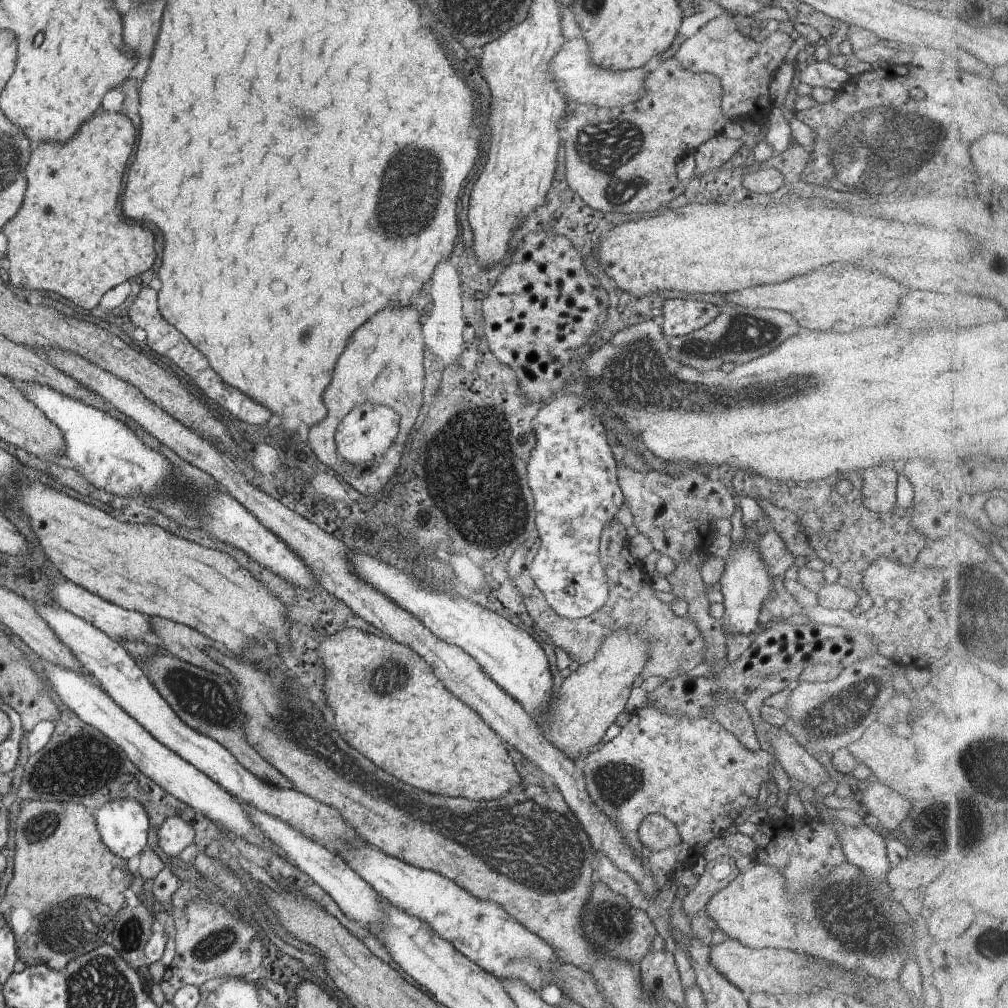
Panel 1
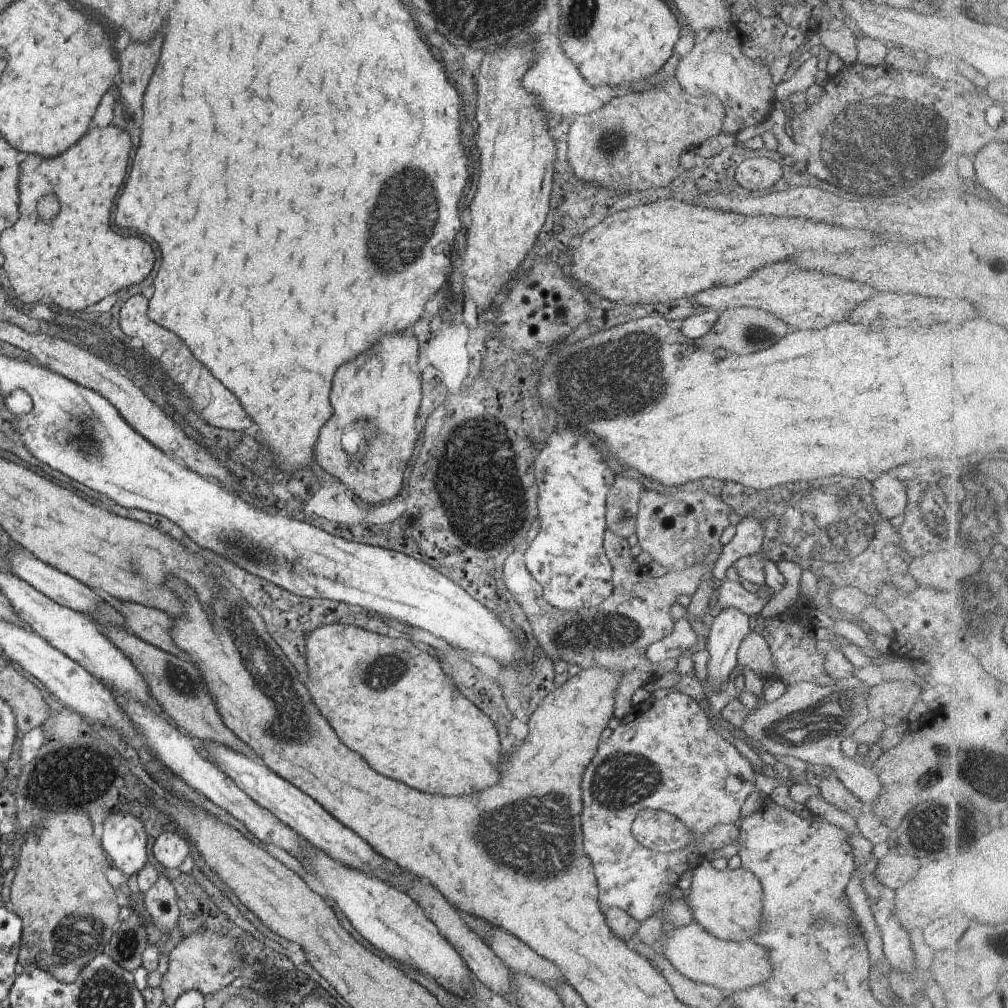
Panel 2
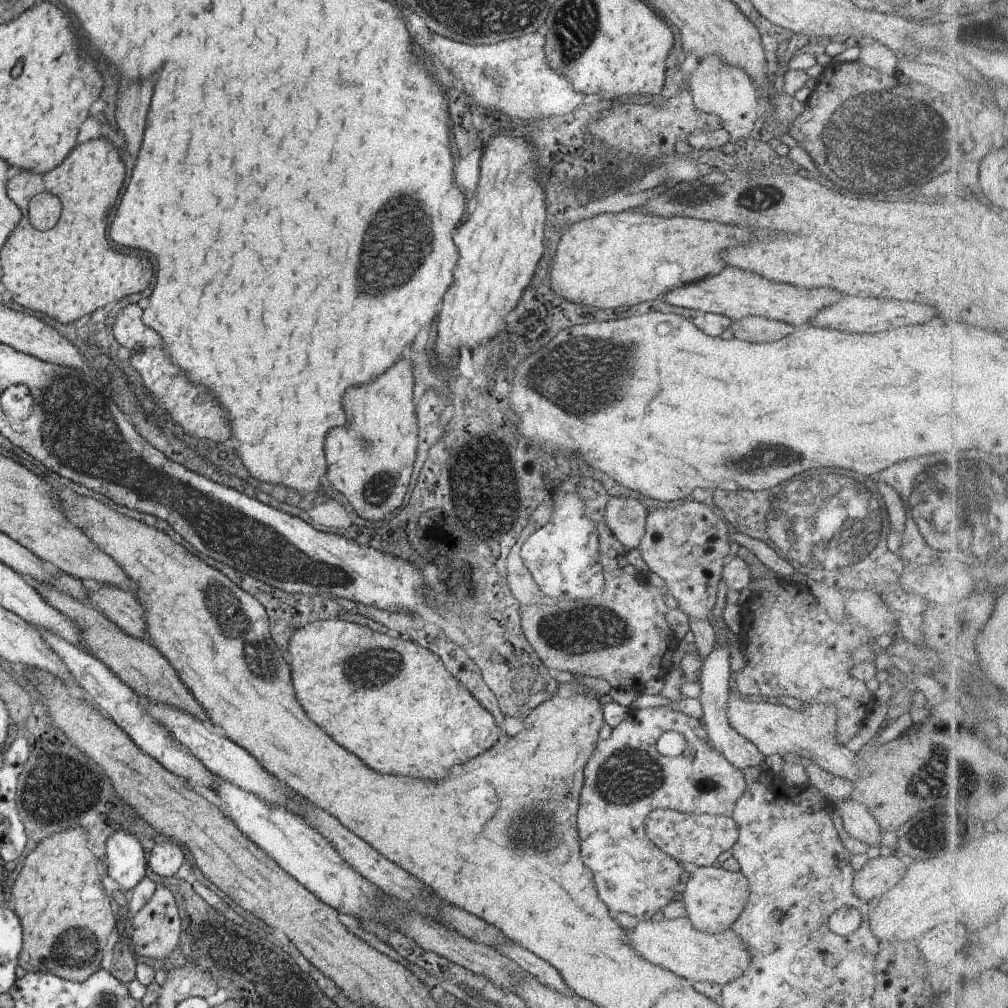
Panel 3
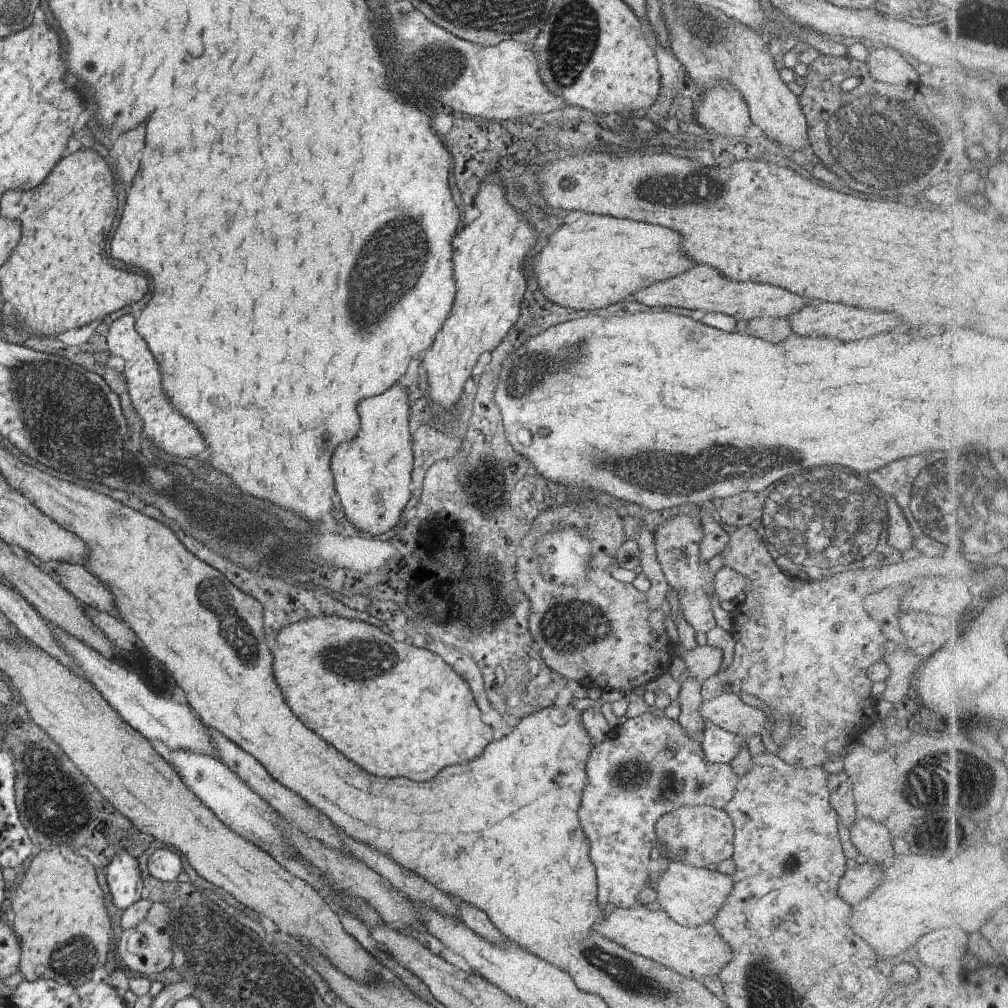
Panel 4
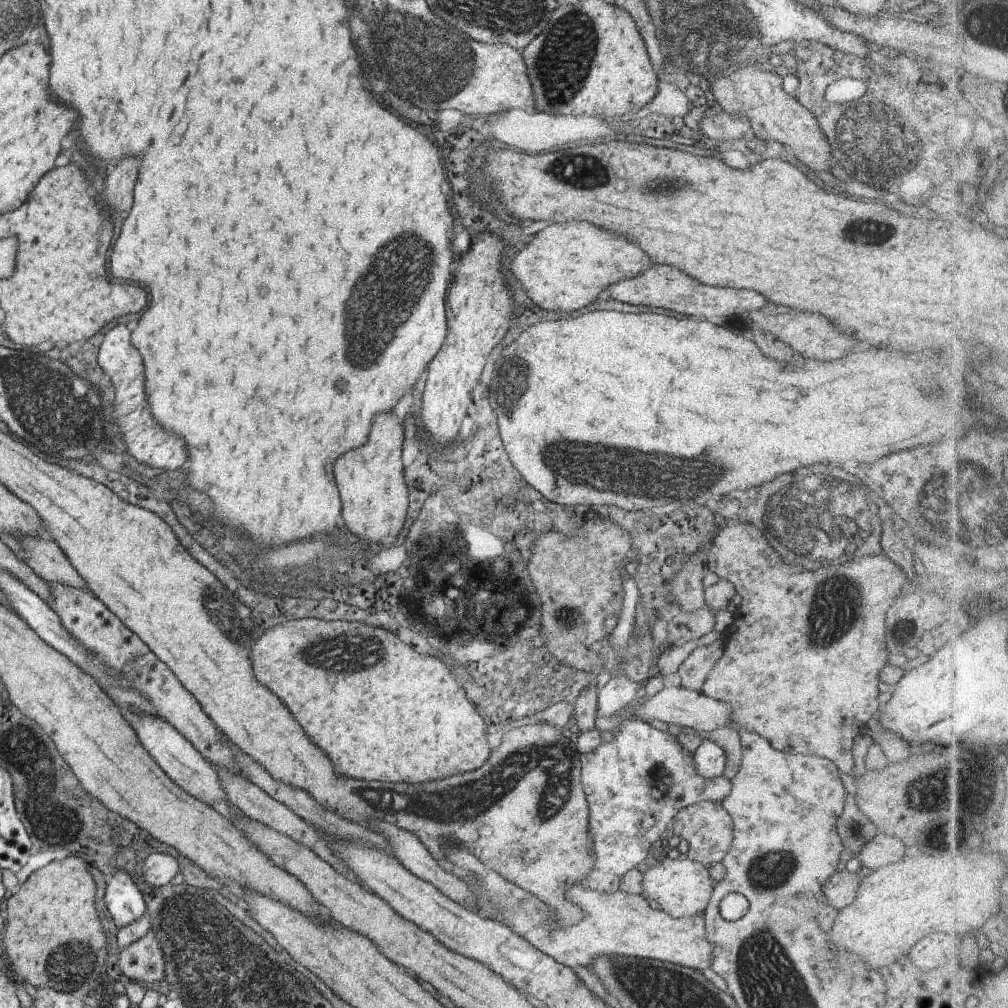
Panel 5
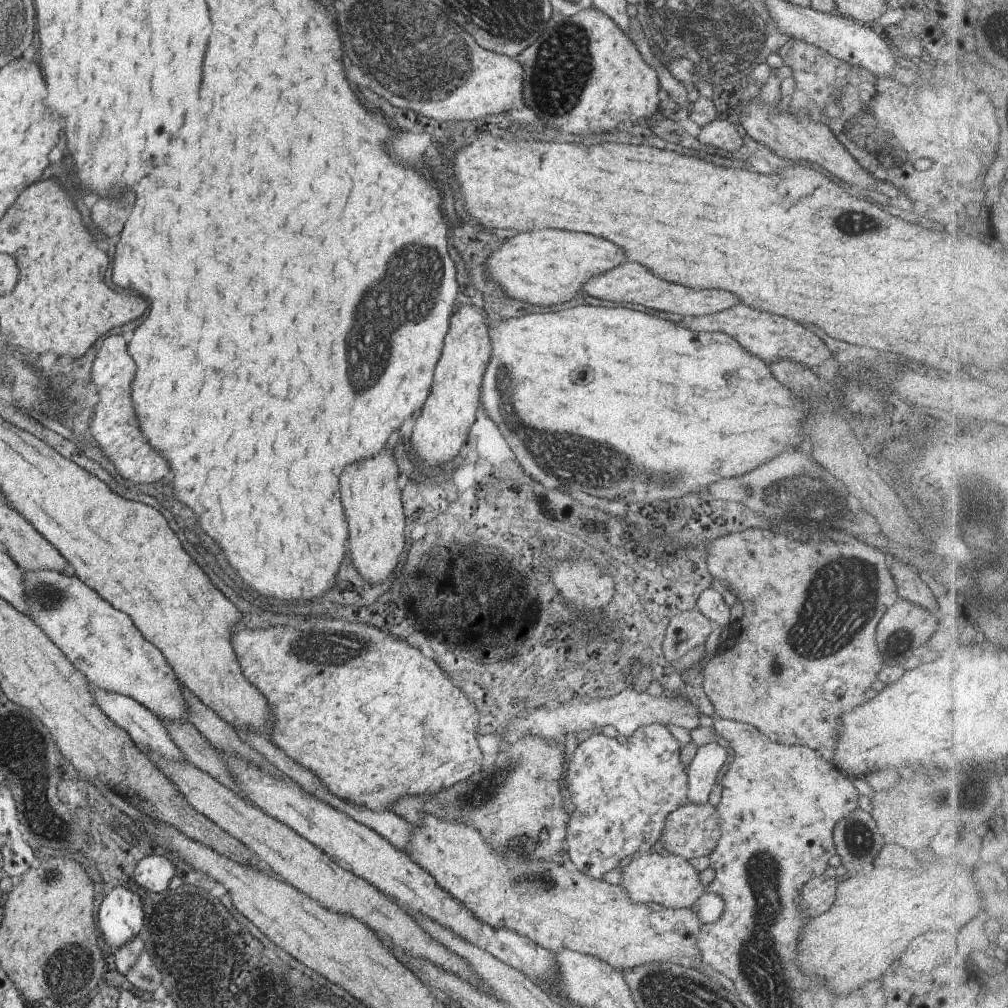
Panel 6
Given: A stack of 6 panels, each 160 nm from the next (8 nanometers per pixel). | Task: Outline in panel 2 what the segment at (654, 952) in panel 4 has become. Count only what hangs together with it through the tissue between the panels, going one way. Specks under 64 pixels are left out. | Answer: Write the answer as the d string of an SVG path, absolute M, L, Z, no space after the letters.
M692 922L672 934L658 938L656 945L660 954L684 977L699 983L718 987L724 993L747 991L758 984L766 983L773 976L770 952L754 941L725 941L716 938L700 923Z

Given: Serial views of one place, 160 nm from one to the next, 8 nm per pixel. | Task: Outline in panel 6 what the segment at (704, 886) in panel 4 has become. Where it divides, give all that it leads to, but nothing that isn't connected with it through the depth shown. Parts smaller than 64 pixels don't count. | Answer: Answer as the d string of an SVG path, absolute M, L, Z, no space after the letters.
M648 851L635 854L629 860L625 860L622 865L622 886L628 892L630 902L634 904L648 904L648 902L658 902L665 908L692 908L694 902L702 896L705 891L700 882L699 872L688 862L688 859L678 855L658 854Z

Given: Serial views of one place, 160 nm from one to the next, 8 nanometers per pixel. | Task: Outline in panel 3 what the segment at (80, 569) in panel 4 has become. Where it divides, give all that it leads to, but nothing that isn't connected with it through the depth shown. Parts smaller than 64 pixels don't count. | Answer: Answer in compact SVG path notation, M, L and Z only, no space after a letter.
M101 585L98 592L88 590L88 596L95 608L100 608L112 622L131 637L150 642L142 604L134 598L134 594L112 588L110 585Z

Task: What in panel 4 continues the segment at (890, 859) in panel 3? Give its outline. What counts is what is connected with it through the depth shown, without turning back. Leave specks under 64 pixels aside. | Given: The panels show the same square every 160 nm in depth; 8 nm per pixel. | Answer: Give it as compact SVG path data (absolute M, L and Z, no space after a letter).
M868 861L848 867L839 882L838 894L848 904L858 904L868 898L886 876L887 866Z

